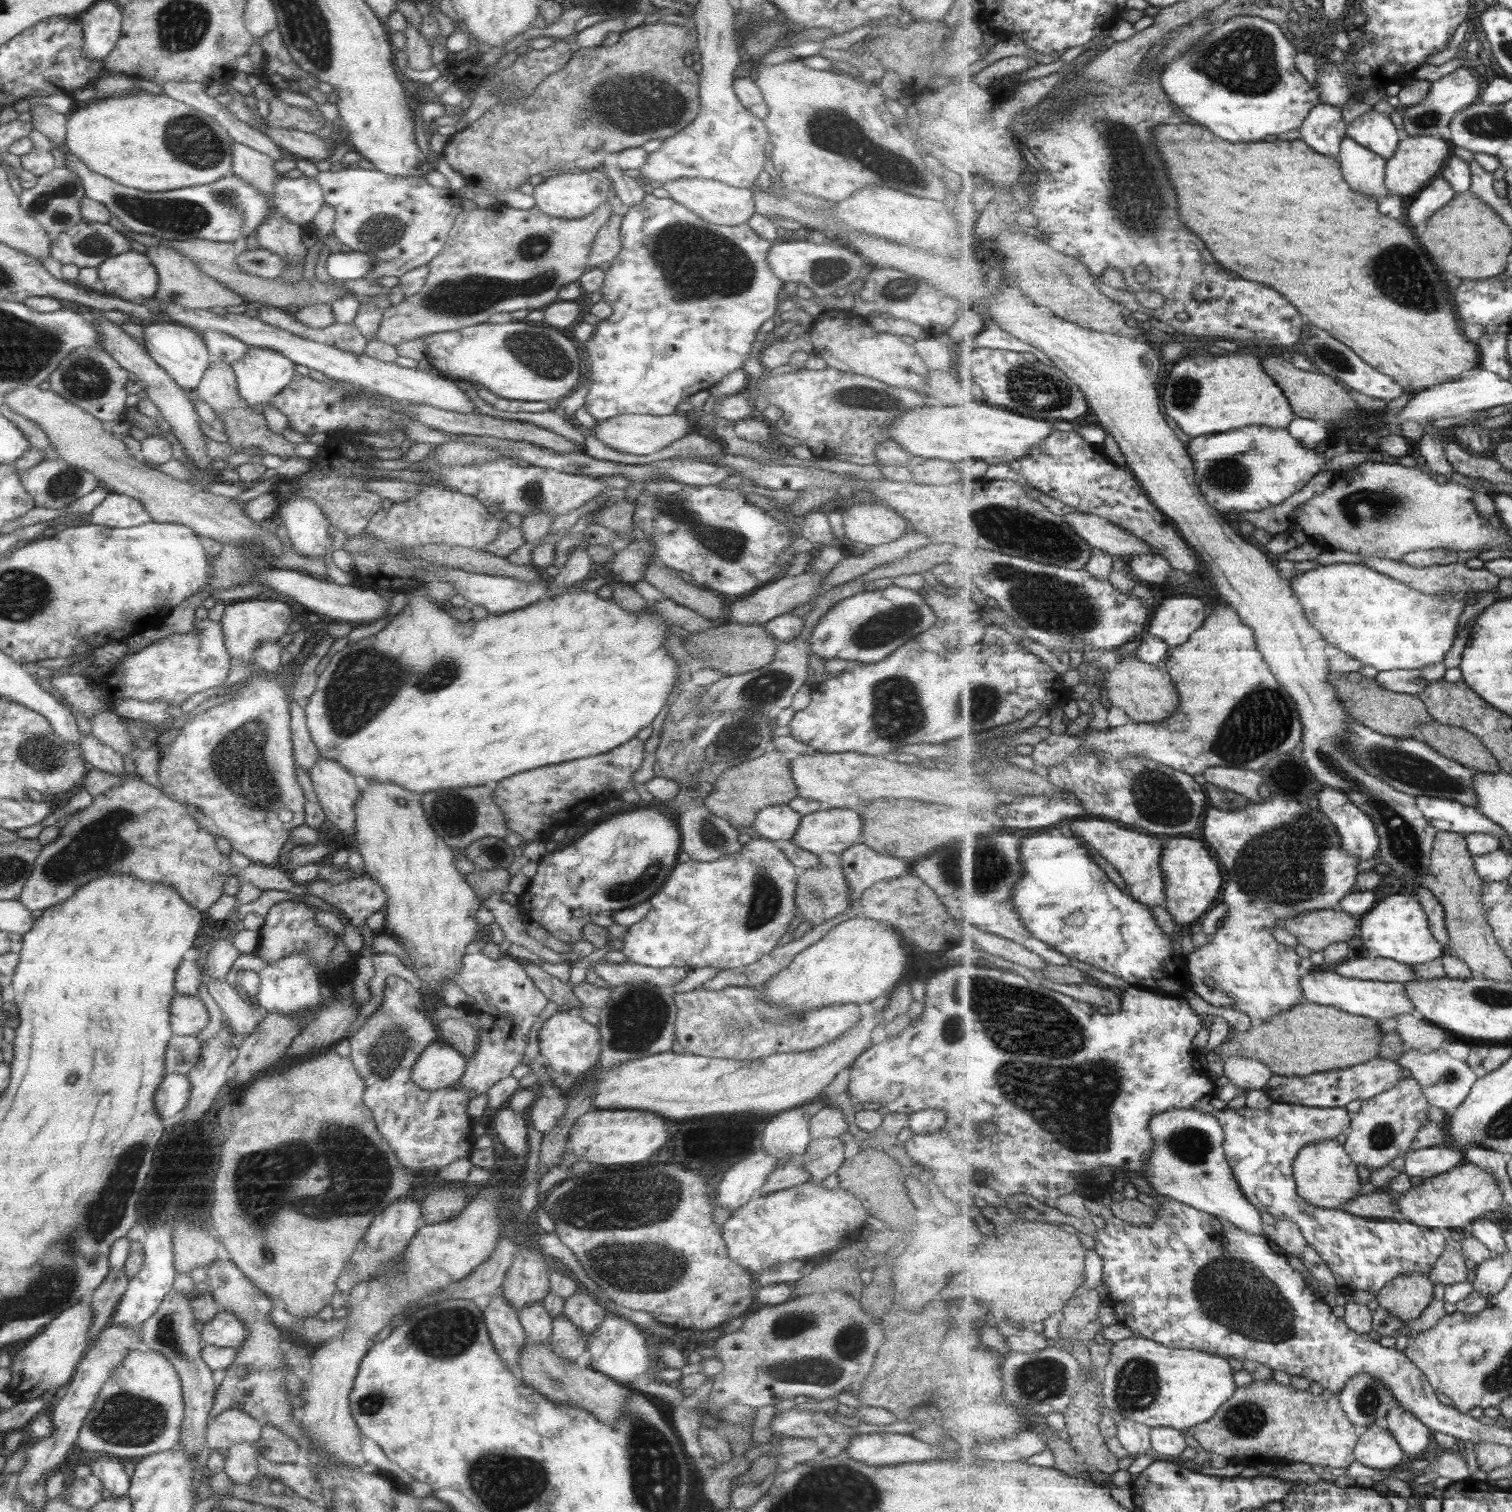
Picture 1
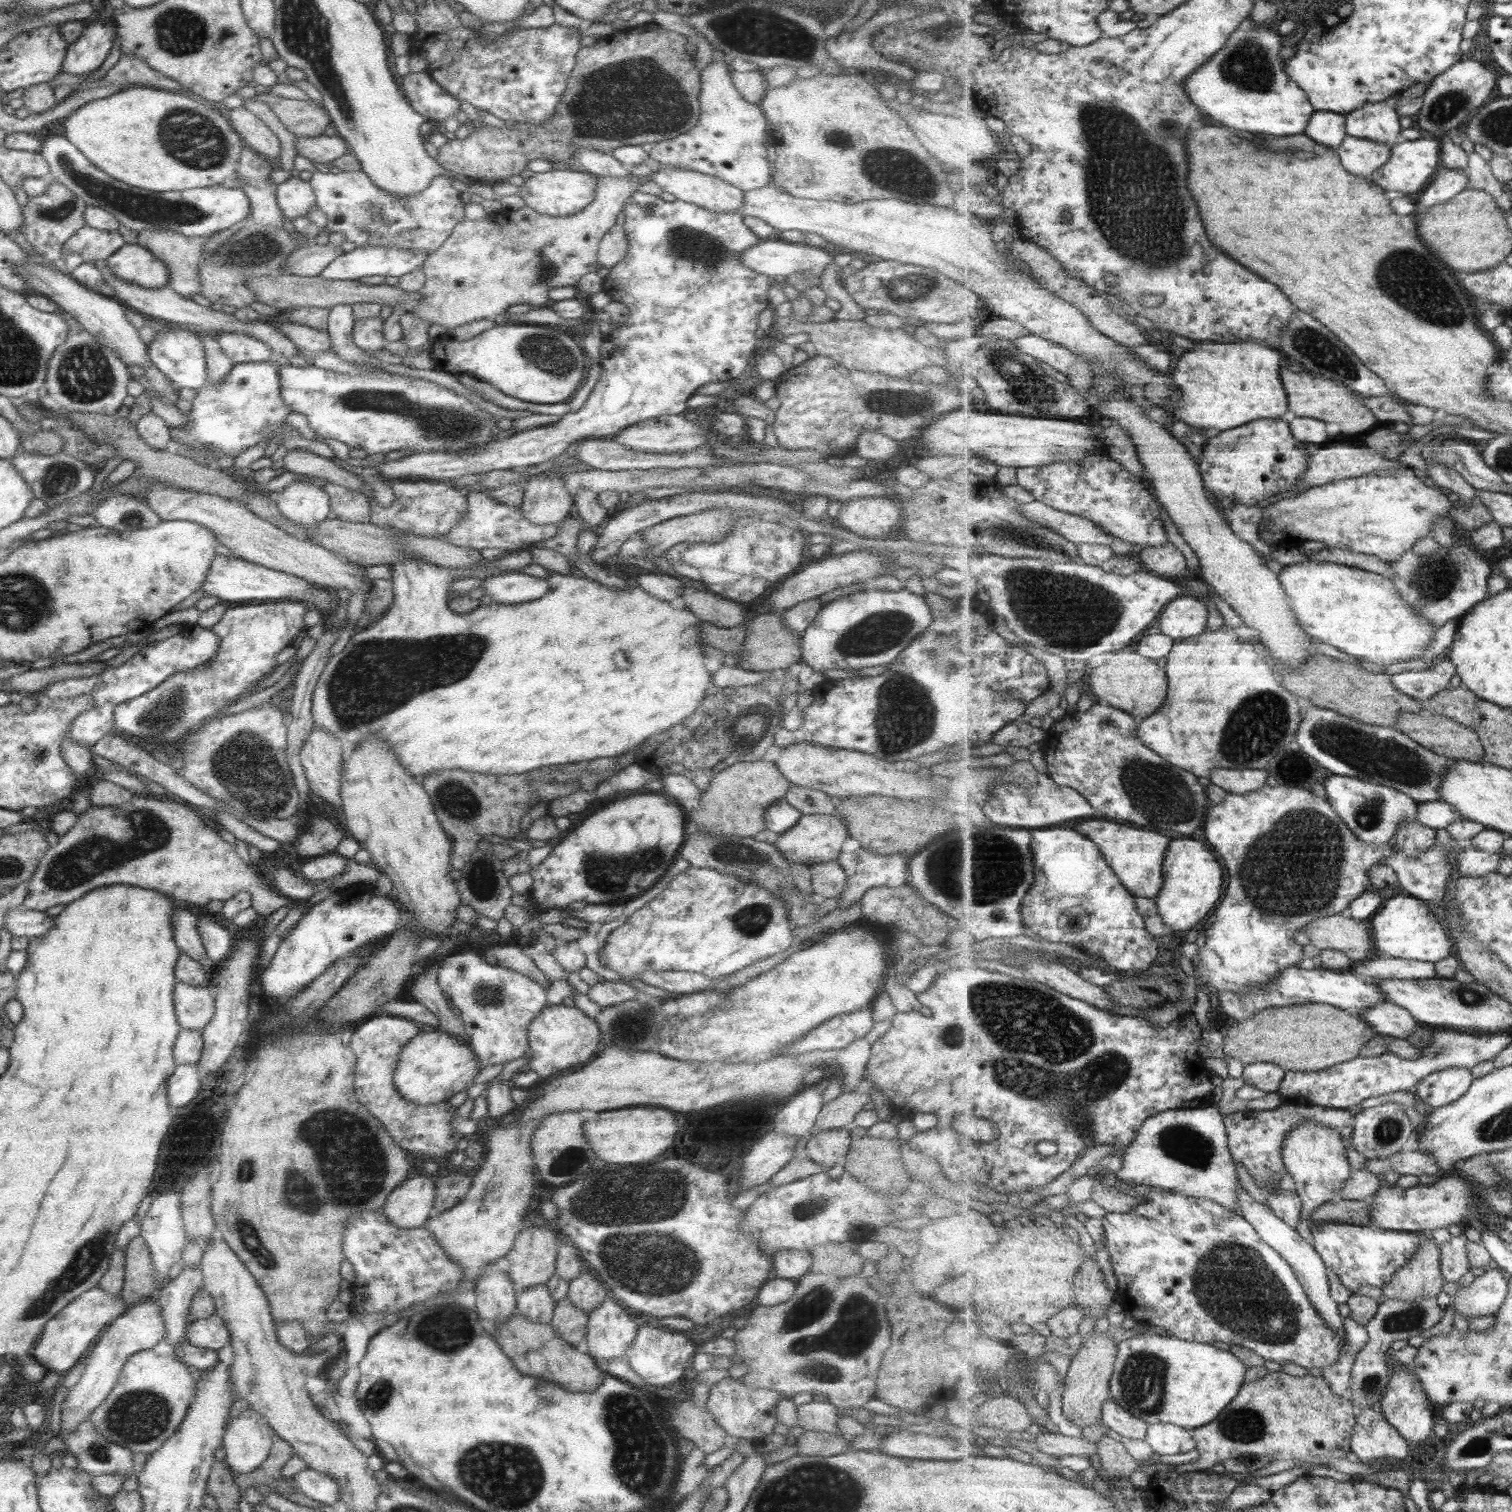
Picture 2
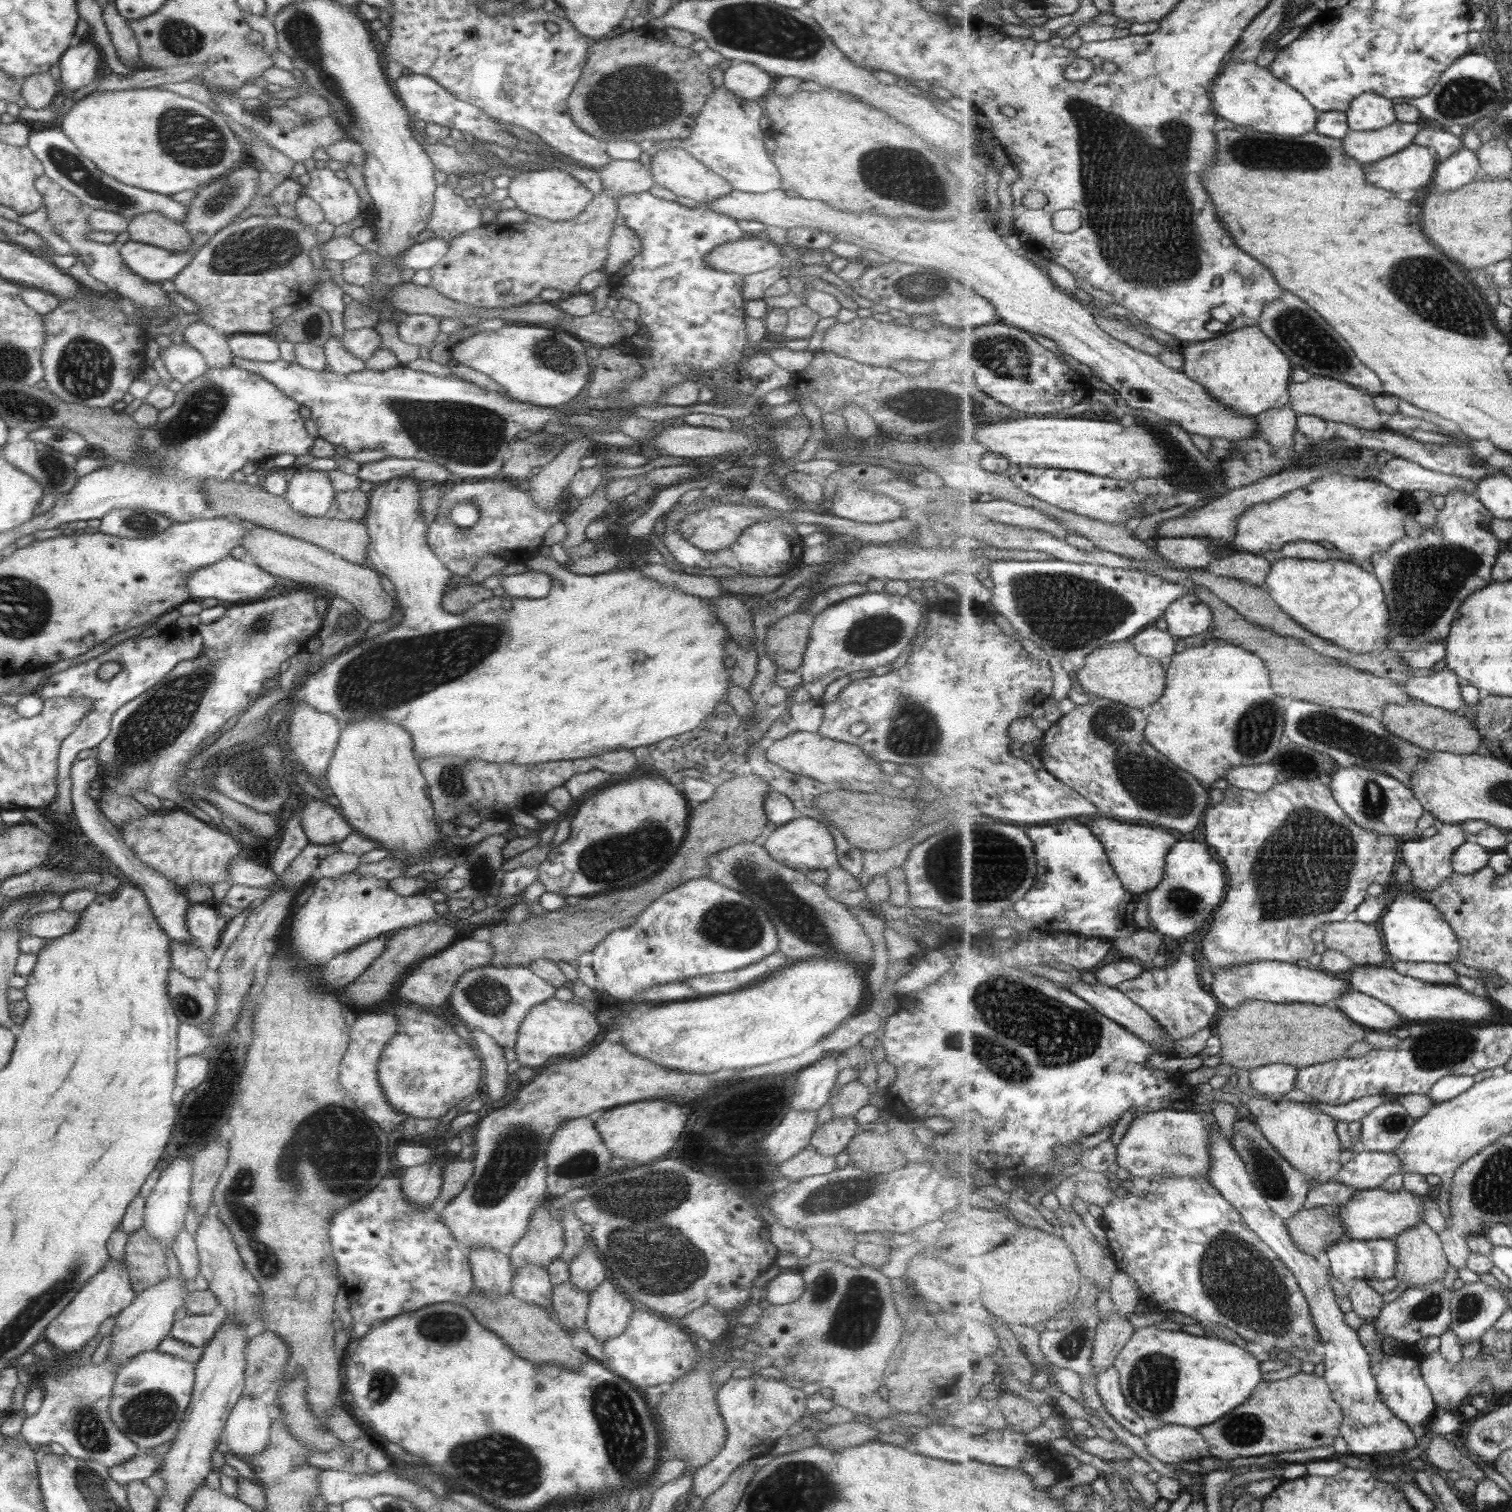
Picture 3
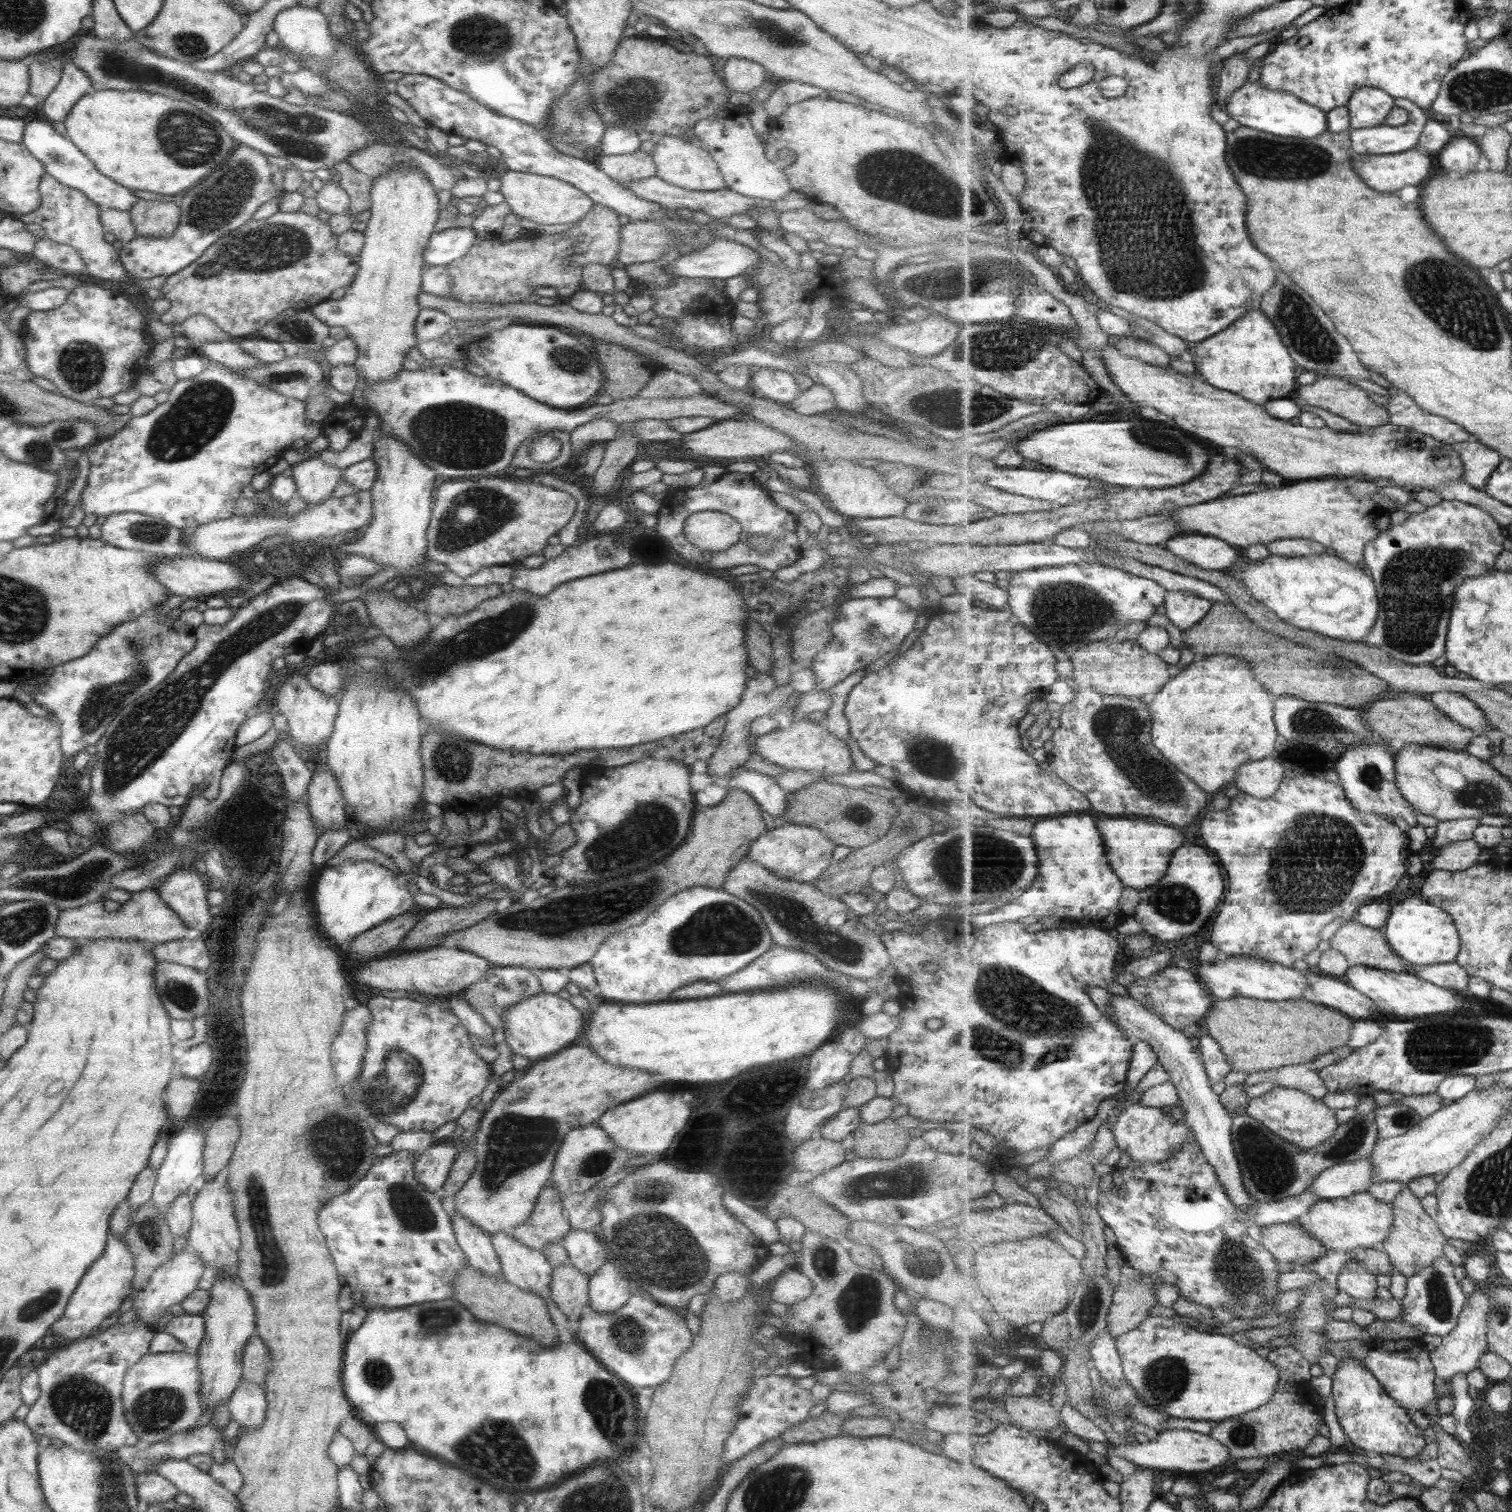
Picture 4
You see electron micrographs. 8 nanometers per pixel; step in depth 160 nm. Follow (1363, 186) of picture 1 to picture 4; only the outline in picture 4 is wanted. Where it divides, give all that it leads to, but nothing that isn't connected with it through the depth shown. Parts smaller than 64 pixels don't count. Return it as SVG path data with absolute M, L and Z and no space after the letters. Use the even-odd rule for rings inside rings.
M1395 98L1395 106L1409 112L1409 122L1400 127L1379 125L1350 130L1352 150L1357 154L1399 154L1419 147L1425 125L1430 121L1421 108L1407 98Z

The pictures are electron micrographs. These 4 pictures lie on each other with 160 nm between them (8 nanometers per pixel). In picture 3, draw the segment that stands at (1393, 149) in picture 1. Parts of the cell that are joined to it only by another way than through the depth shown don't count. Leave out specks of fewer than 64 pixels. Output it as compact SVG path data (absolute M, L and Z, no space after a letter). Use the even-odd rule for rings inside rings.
M1367 92L1355 99L1347 111L1348 125L1359 132L1378 131L1398 121L1393 100Z

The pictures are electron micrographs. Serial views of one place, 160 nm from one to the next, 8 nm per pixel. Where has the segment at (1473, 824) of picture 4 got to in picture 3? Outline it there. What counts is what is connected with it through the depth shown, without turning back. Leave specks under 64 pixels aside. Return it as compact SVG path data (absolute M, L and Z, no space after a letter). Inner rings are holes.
M1445 823L1442 824L1438 834L1433 837L1415 837L1409 841L1403 841L1401 844L1401 864L1407 865L1410 872L1410 882L1422 890L1424 894L1430 894L1440 884L1443 884L1454 872L1452 859L1460 846L1463 846L1470 836L1465 833L1461 824Z

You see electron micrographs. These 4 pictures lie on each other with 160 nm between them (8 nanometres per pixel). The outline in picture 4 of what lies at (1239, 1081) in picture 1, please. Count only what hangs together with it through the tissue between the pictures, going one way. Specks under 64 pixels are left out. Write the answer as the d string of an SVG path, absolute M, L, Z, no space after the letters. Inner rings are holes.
M1307 1064L1291 1065L1261 1073L1251 1073L1247 1085L1274 1082L1277 1087L1297 1088L1319 1099L1327 1096L1330 1090L1319 1077L1319 1072L1310 1070Z

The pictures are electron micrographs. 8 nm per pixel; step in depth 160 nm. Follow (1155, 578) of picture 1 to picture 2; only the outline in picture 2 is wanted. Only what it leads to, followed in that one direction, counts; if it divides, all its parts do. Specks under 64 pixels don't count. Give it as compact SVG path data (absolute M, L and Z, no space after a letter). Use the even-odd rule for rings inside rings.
M1168 542L1157 548L1144 548L1140 551L1140 569L1145 569L1167 579L1172 576L1194 577L1189 571L1187 560L1179 548Z

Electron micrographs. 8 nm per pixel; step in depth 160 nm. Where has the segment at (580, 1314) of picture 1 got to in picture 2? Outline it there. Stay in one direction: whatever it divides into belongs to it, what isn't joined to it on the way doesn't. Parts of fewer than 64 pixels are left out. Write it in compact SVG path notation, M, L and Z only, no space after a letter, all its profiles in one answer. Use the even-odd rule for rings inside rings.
M583 1266L582 1272L573 1281L569 1281L566 1298L575 1309L589 1314L603 1303L607 1295L608 1291L597 1281L595 1274Z

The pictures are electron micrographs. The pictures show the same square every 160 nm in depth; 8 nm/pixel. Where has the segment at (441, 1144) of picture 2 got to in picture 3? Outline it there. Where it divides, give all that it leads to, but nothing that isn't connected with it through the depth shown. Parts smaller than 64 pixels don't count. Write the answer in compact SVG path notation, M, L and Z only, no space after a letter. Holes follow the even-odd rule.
M357 1012L353 1025L348 1029L348 1045L340 1060L337 1080L345 1094L371 1122L375 1123L383 1132L400 1137L396 1128L406 1119L406 1116L390 1107L377 1081L377 1063L380 1061L384 1046L389 1044L396 1032L395 1015Z

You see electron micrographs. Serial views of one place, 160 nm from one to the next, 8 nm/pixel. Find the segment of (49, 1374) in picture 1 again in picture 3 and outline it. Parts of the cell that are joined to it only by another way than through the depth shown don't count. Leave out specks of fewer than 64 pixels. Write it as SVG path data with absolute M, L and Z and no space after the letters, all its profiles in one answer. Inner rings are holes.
M109 1258L103 1269L91 1276L91 1279L85 1282L75 1297L63 1308L63 1311L59 1312L50 1324L47 1324L43 1330L42 1339L61 1352L83 1350L85 1345L97 1335L97 1328L101 1322L117 1316L132 1303L134 1296L123 1260Z

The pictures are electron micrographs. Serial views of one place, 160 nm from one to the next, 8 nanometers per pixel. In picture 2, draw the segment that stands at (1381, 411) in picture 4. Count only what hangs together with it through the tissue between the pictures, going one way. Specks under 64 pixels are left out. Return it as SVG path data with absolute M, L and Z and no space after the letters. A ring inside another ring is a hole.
M1287 362L1283 364L1281 369L1283 385L1289 397L1290 410L1297 417L1318 418L1323 422L1335 422L1340 426L1340 432L1345 432L1345 434L1371 431L1380 424L1374 412L1367 408L1366 397L1355 393L1346 385L1305 370L1293 372L1293 370L1289 370Z

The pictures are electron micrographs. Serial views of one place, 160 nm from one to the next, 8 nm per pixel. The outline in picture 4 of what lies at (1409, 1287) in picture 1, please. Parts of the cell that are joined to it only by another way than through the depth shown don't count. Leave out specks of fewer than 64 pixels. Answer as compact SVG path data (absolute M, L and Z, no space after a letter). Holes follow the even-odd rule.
M1405 1186L1394 1200L1395 1222L1394 1230L1391 1231L1389 1238L1381 1245L1381 1248L1387 1253L1390 1261L1394 1265L1394 1269L1401 1271L1405 1277L1413 1277L1417 1272L1431 1265L1445 1254L1445 1244L1447 1237L1439 1228L1438 1221L1435 1217L1429 1216L1423 1206L1421 1200L1415 1193Z

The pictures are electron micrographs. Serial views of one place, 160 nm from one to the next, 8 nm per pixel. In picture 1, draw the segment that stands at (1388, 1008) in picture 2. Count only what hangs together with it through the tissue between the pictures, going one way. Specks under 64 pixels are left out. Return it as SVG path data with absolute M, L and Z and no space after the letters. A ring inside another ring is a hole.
M1402 1014L1396 1019L1394 1030L1401 1035L1403 1043L1415 1050L1433 1052L1439 1050L1445 1040L1450 1040L1448 1031L1417 1014Z

